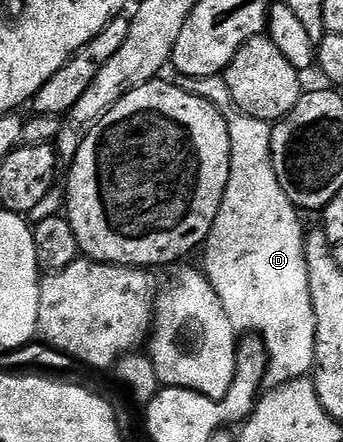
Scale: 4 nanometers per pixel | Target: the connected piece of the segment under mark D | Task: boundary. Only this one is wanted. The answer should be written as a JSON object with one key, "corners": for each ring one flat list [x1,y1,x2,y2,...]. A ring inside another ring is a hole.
{"corners":[[224,75,207,78,177,76,175,83,184,92,193,92,211,102,220,110,221,117,227,122,231,134,231,174,215,226,205,239,205,266,203,273,219,296,231,325,237,334,256,334,265,343,265,354,269,361,265,370,265,384,278,388,292,380,308,377,315,362,315,310,313,309,313,290,309,264,305,261,305,232,301,229,299,209,283,194,279,178,275,174,271,154,270,121,251,118,235,106,231,90,227,90]]}

